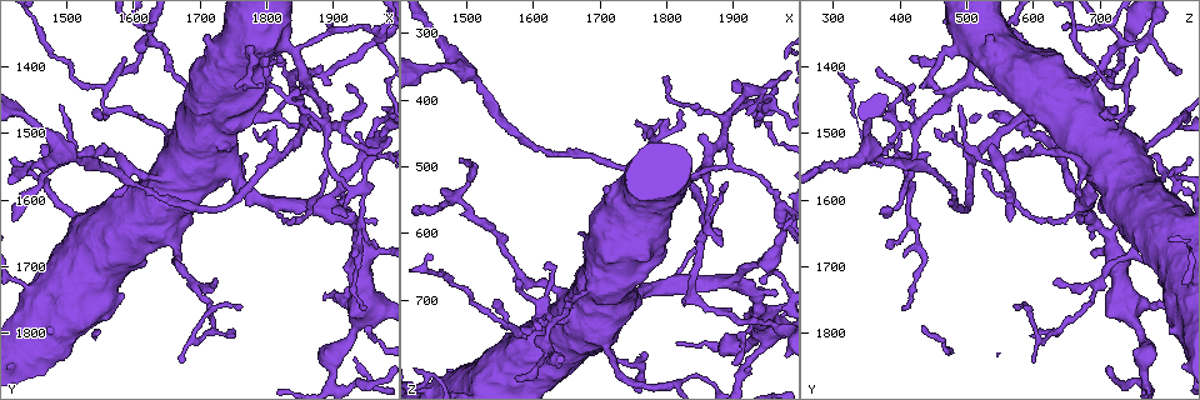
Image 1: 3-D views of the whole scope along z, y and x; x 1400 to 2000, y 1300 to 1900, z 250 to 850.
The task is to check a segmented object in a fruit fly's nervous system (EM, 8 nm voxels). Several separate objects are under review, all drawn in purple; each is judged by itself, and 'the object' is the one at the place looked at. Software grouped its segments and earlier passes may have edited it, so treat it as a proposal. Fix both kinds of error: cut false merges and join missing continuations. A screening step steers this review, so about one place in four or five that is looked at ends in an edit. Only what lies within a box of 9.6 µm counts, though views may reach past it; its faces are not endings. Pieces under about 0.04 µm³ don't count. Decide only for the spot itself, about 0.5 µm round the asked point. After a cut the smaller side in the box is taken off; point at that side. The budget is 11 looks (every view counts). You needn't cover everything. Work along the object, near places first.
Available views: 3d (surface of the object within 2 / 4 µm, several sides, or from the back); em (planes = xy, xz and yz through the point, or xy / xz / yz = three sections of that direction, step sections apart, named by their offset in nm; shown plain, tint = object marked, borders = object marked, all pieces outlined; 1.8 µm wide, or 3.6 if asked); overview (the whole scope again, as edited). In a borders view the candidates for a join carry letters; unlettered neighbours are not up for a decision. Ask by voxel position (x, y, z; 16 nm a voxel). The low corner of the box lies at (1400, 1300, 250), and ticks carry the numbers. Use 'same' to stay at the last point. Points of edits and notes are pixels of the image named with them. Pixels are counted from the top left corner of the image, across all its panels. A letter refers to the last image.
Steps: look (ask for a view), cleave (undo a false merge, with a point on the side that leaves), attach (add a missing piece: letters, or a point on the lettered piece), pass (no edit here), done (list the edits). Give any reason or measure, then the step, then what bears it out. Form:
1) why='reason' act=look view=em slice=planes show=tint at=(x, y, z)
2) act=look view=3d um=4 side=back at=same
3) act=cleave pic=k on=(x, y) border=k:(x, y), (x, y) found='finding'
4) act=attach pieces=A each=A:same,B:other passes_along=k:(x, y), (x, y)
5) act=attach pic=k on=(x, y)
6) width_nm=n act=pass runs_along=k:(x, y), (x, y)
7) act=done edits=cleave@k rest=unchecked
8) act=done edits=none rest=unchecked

why='branch stops here' act=look view=3d um=2 side=back at=(1780, 1495, 455)

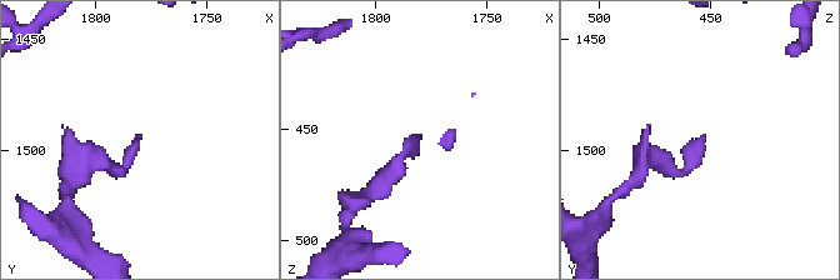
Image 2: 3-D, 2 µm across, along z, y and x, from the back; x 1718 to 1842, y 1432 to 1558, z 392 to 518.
act=look view=em slice=planes show=plain at=(1780, 1494, 452)

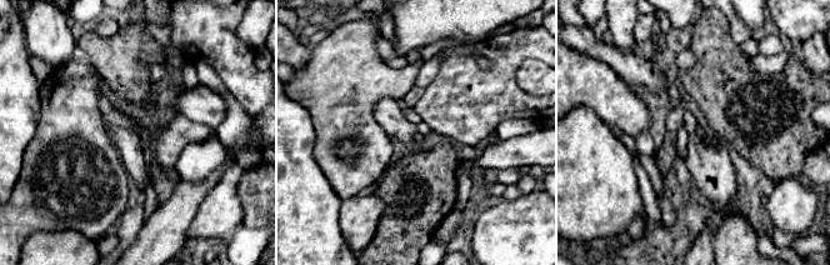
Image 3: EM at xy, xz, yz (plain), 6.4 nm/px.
act=look view=em slice=planes show=borders at=same

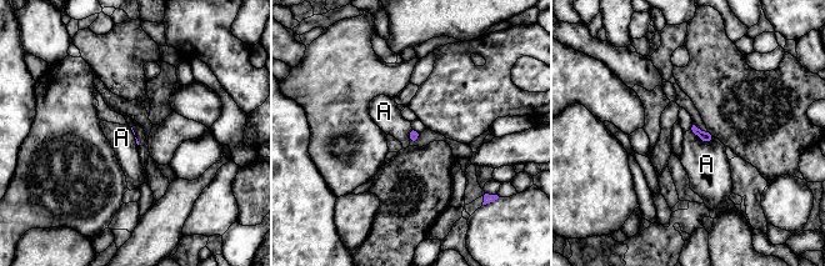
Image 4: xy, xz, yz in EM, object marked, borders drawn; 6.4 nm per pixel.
act=pass each=A:other found='no lettered piece goes on from it'

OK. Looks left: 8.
why='abrupt turn' act=look view=em slice=yz step=16 show=tint at=(1840, 1410, 700)

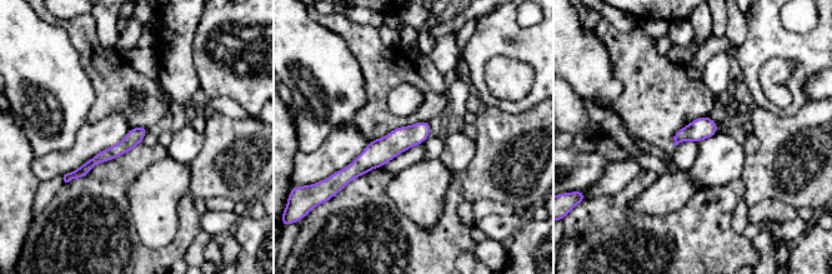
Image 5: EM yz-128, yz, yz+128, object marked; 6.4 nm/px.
why='see the neighbours' act=look view=em slice=yz step=16 show=borders at=same

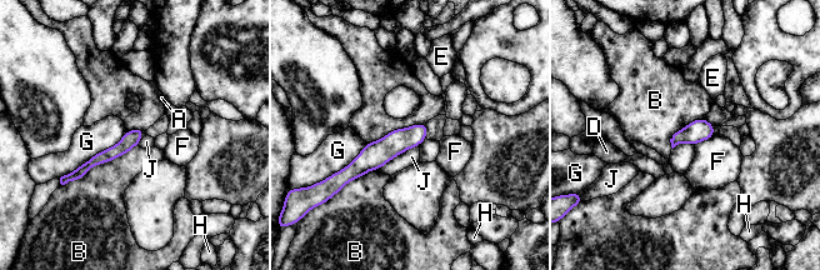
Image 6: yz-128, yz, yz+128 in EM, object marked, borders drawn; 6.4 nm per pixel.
width_nm=110 longest_contact=B:550nm act=pass each=A:other,B:other,D:other,E:other,F:other,G:other,H:other,J:other found='continuous, no second neuron'

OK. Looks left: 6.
why='three arms meet' act=look view=em slice=planes show=plain at=(1630, 1365, 735)

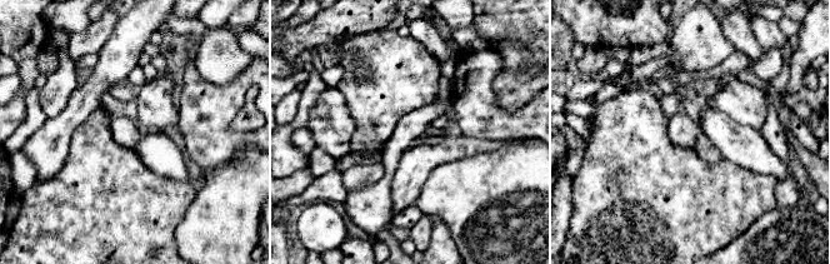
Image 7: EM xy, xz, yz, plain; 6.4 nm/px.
act=look view=em slice=planes show=borders at=same

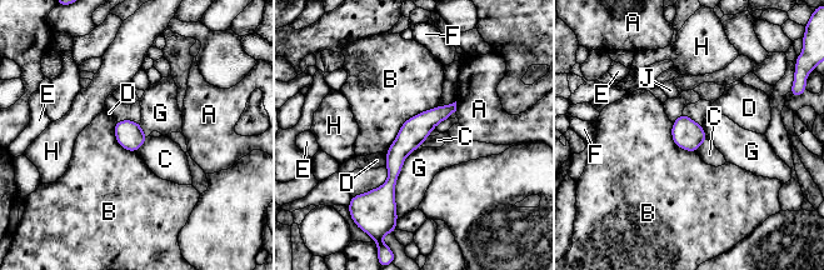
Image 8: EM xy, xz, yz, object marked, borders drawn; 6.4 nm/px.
act=pass each=A:other,B:other,C:other,D:other,E:other,F:other,G:other,H:other,J:other border=8:(148, 136), (135, 151) found='all the same neuron'

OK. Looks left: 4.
why='tapers out' act=look view=3d um=2 at=(1895, 1615, 370)

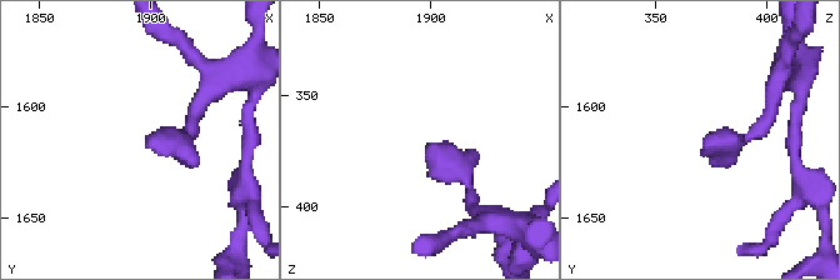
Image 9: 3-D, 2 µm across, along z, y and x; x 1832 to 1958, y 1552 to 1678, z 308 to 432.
act=look view=em slice=planes show=borders at=(1899, 1614, 371)

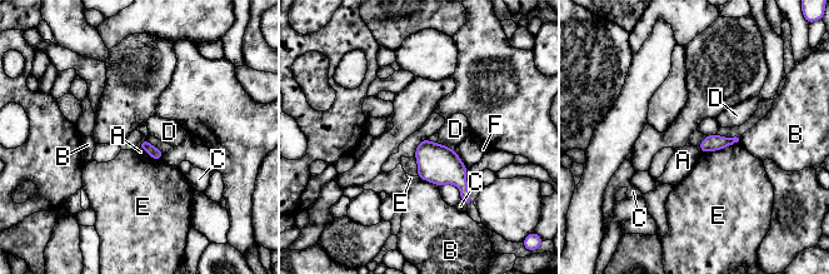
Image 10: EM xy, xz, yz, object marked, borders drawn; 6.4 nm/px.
longest_contact=E:260nm act=pass each=A:other,B:other,C:other,D:other,E:other,F:other found='none of them fits'

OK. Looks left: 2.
act=done edits=none rest=unchecked

